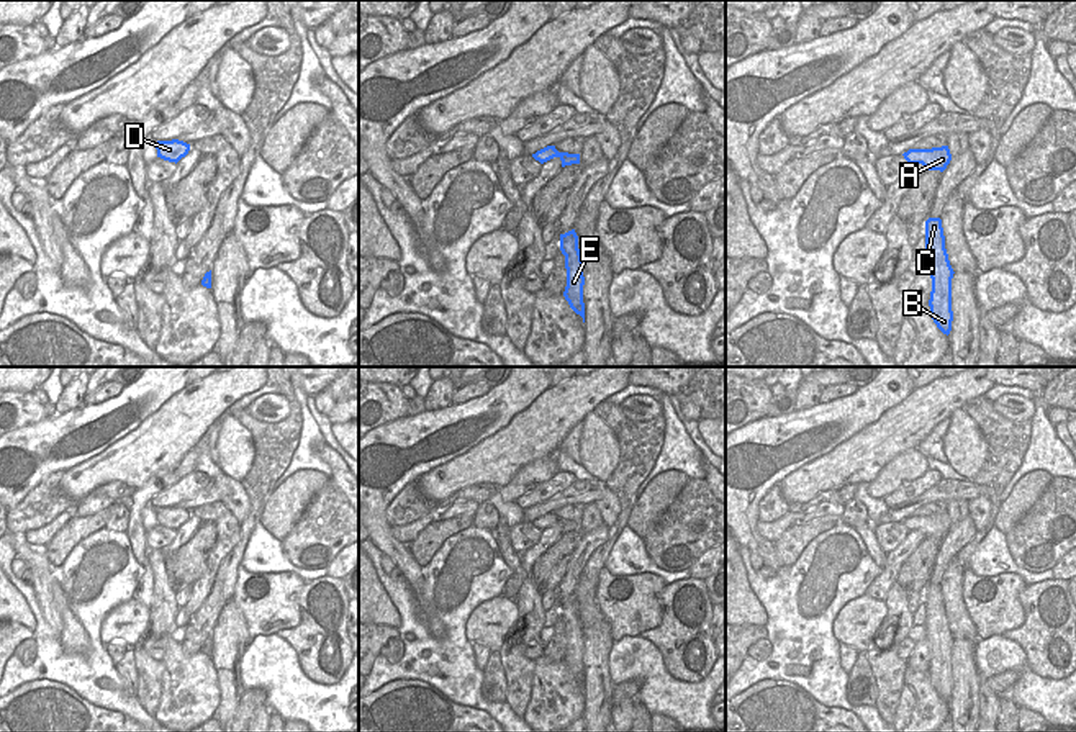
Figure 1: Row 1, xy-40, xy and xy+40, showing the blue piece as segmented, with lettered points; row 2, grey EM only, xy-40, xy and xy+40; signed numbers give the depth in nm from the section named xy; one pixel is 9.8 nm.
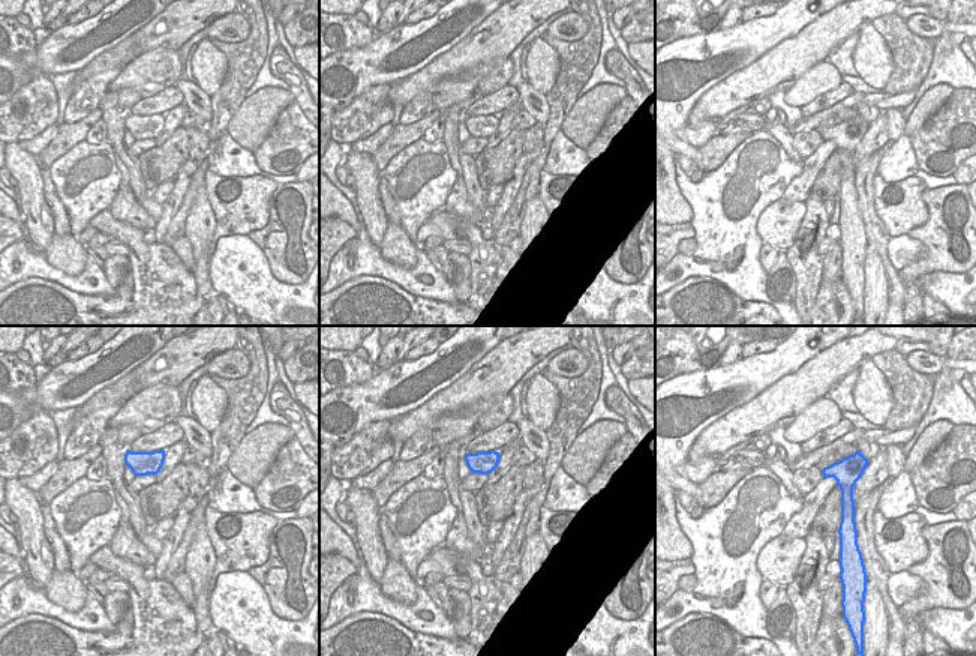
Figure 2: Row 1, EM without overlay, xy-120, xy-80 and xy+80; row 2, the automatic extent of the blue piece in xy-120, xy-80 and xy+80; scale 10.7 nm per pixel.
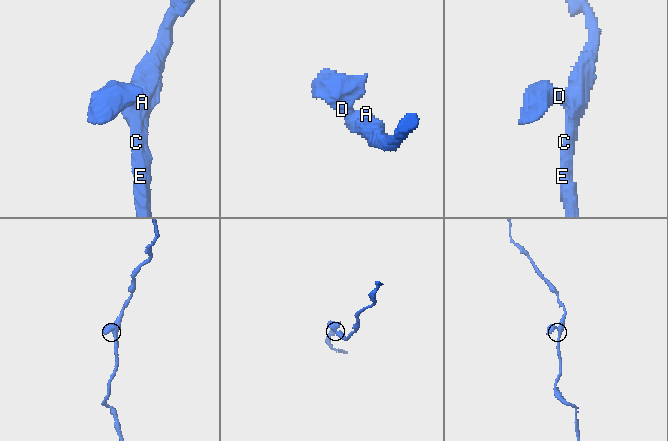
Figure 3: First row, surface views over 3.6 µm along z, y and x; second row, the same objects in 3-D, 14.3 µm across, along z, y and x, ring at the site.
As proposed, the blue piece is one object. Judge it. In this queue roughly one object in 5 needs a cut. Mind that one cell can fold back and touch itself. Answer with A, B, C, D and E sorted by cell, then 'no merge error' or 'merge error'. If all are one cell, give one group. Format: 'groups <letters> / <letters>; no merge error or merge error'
groups A B C D E; no merge error

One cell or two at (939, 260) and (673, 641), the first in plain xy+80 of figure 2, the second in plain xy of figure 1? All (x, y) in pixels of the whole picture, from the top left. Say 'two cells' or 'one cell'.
one cell

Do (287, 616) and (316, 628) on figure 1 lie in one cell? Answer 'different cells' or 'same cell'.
different cells

